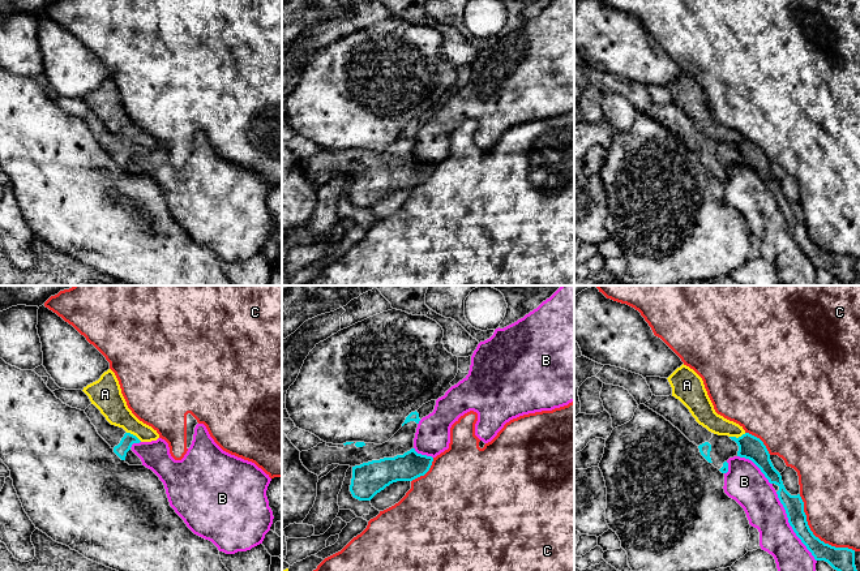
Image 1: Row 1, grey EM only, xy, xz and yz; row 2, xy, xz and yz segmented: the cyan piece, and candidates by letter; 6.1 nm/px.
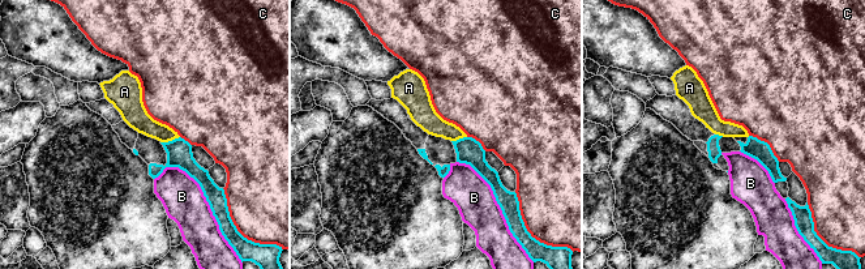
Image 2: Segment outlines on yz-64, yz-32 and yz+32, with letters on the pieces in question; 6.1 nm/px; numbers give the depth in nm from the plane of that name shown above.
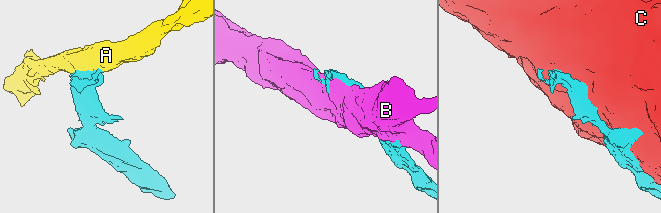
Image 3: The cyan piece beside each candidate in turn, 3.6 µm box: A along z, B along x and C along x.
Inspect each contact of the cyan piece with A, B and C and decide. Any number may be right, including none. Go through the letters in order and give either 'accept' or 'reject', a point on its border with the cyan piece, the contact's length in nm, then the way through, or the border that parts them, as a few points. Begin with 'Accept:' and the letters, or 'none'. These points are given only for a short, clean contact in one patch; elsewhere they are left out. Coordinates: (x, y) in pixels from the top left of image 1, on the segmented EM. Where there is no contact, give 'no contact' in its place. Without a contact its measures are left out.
Accept: none
A: reject | yz (739, 437) | 110 nm
B: reject | yz (791, 526) | 500 nm
C: reject | yz (813, 535) | 500 nm

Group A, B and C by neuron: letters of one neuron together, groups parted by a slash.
A / B / C

